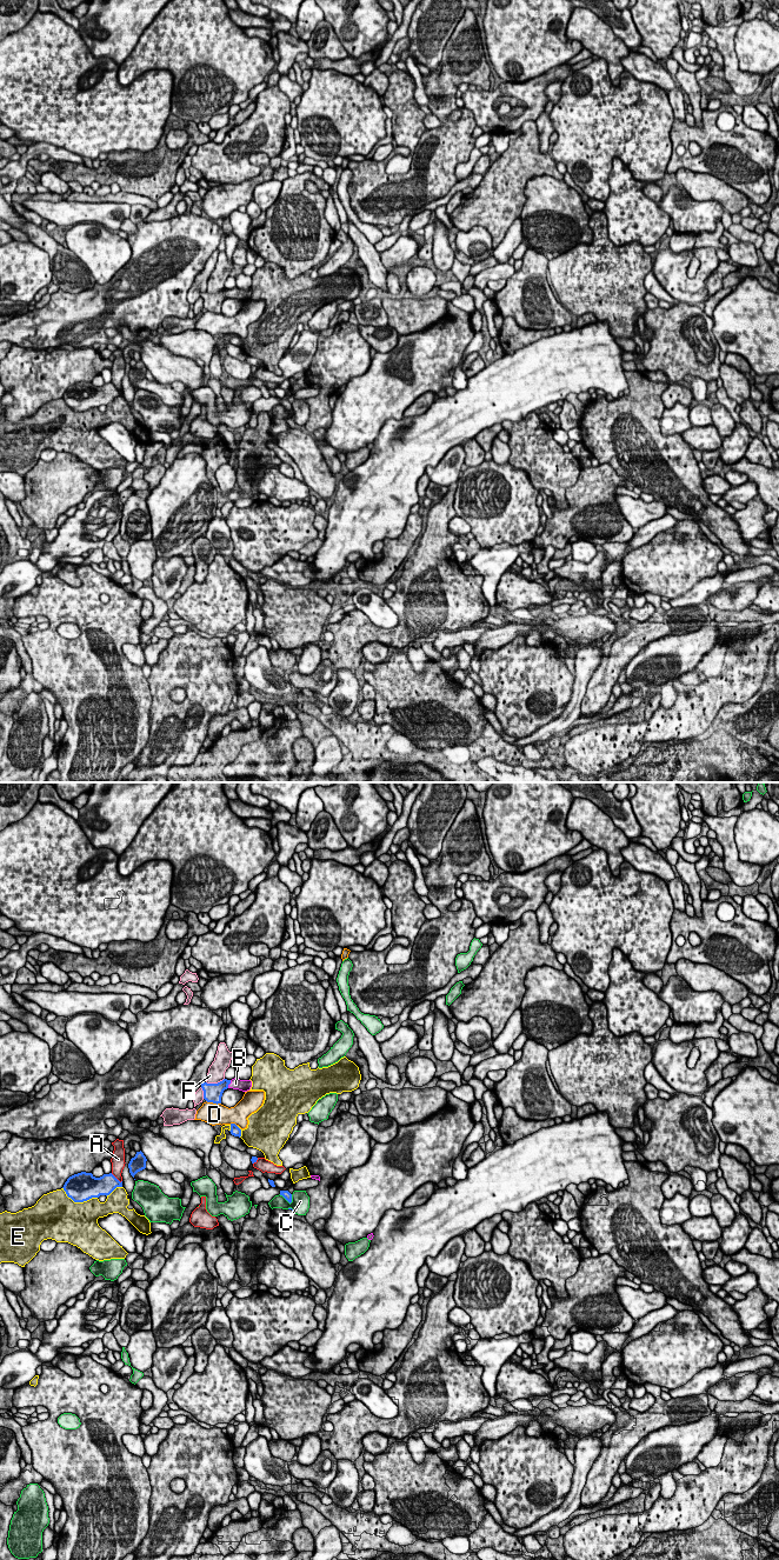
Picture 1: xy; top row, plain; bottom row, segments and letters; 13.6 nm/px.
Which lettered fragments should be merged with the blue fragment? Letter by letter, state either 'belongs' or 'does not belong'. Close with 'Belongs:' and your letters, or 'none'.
A: does not belong
B: belongs
C: does not belong
D: does not belong
E: does not belong
F: does not belong
Belongs: B

